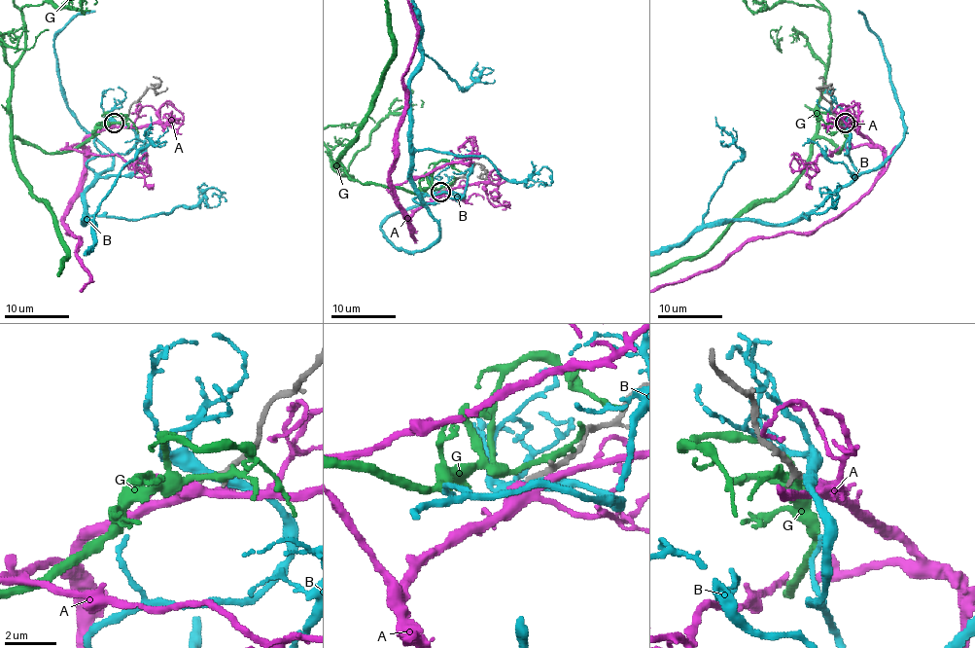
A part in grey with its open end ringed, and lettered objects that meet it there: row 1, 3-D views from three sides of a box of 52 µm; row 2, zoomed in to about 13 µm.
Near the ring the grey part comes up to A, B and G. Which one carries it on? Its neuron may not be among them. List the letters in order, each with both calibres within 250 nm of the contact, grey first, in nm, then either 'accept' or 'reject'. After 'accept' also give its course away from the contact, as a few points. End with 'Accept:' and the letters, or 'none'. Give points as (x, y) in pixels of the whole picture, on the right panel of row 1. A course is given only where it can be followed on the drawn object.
A: calibres 190 and 380 nm; reject
B: calibres 280 and 400 nm; reject
G: calibres 220 and 280 nm; reject
Accept: none

